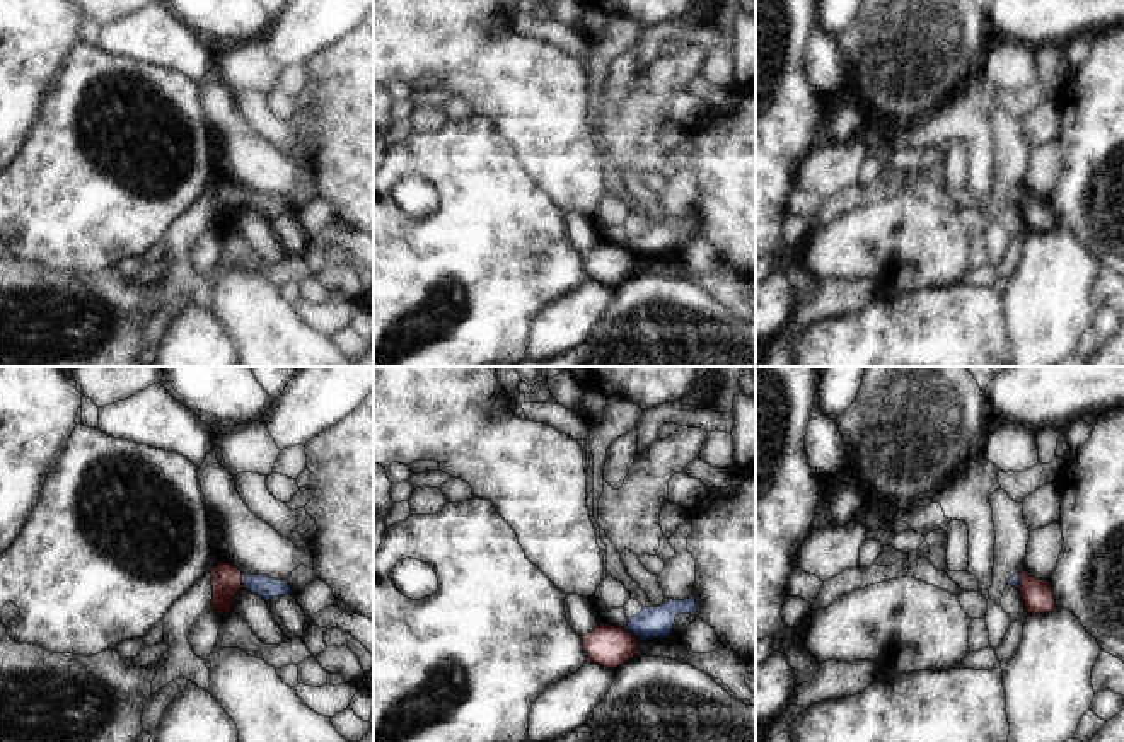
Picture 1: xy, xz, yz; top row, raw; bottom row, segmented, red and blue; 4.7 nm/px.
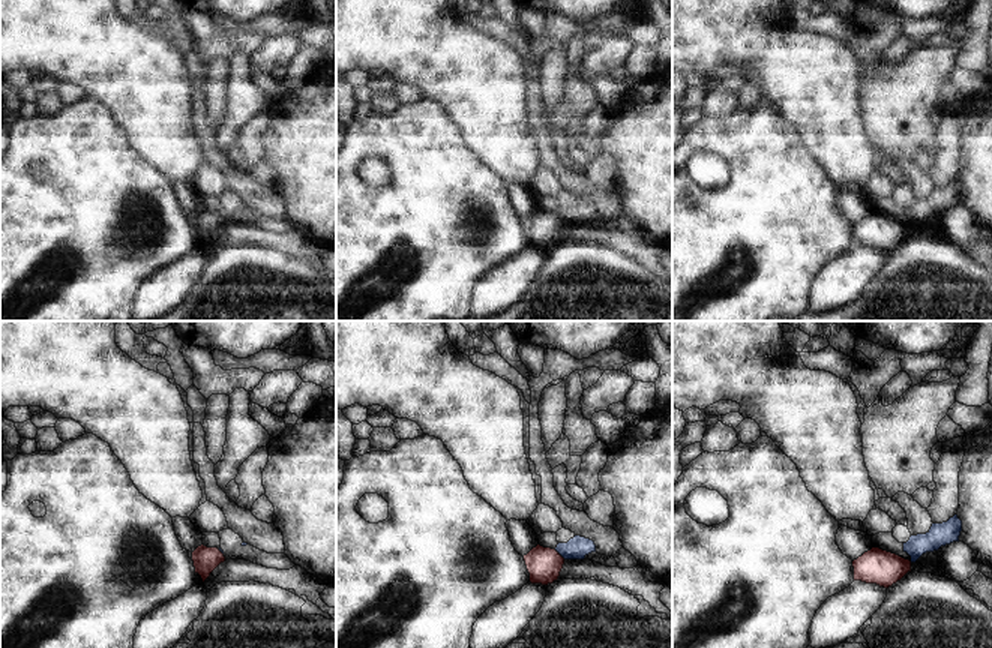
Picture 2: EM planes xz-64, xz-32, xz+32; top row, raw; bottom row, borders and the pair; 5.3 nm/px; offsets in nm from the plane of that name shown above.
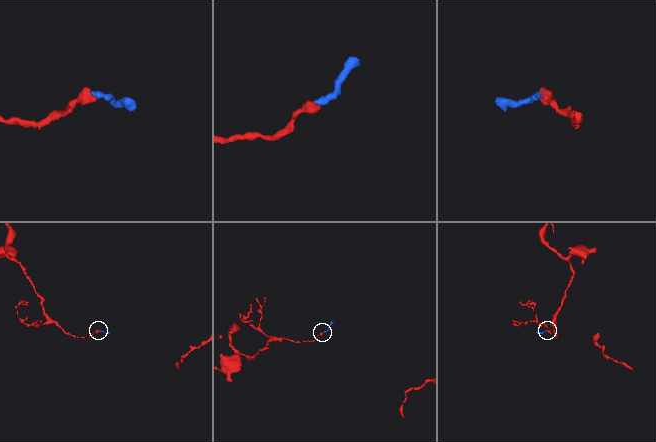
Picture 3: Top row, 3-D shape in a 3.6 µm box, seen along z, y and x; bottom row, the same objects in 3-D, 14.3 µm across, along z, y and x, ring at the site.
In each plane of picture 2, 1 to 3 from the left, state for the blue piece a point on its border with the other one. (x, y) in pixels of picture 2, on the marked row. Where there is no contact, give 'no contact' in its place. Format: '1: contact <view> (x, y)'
1: contact xz-64 (221, 552)
2: contact xz-32 (559, 554)
3: no contact

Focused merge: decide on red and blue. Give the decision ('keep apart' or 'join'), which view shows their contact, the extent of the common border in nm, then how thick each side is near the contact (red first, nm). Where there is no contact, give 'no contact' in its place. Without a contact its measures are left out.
join; contact in xz; length 110 nm; calibres 190 and 140 nm

